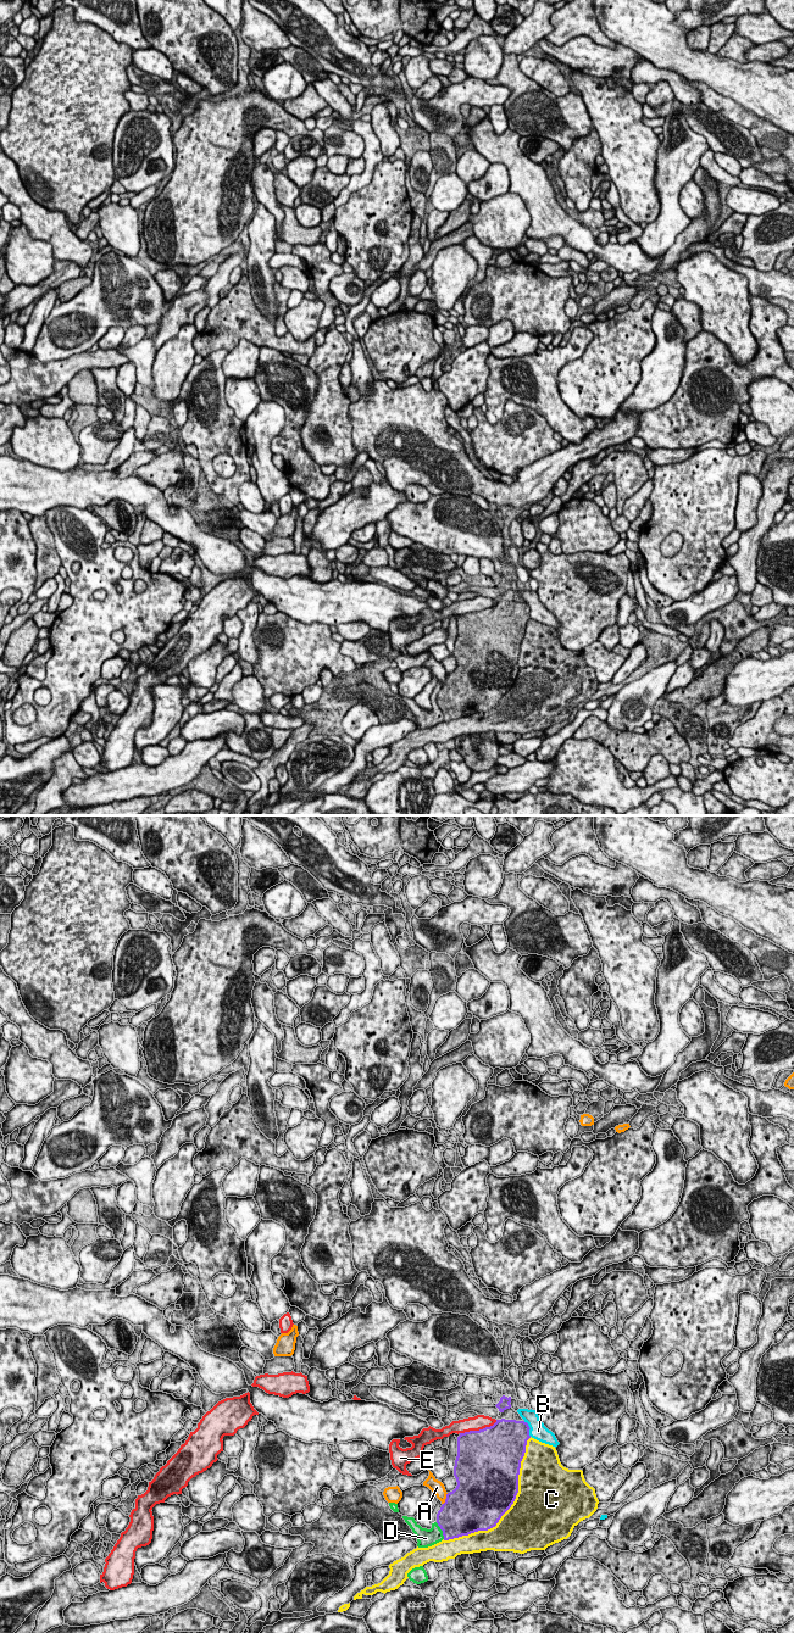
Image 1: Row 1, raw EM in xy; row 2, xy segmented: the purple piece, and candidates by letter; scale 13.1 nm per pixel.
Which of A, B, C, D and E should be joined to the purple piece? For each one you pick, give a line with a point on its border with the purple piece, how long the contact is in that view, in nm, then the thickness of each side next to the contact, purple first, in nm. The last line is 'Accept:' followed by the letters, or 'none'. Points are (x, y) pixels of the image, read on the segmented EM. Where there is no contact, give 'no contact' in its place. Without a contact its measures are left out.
Accept: none

